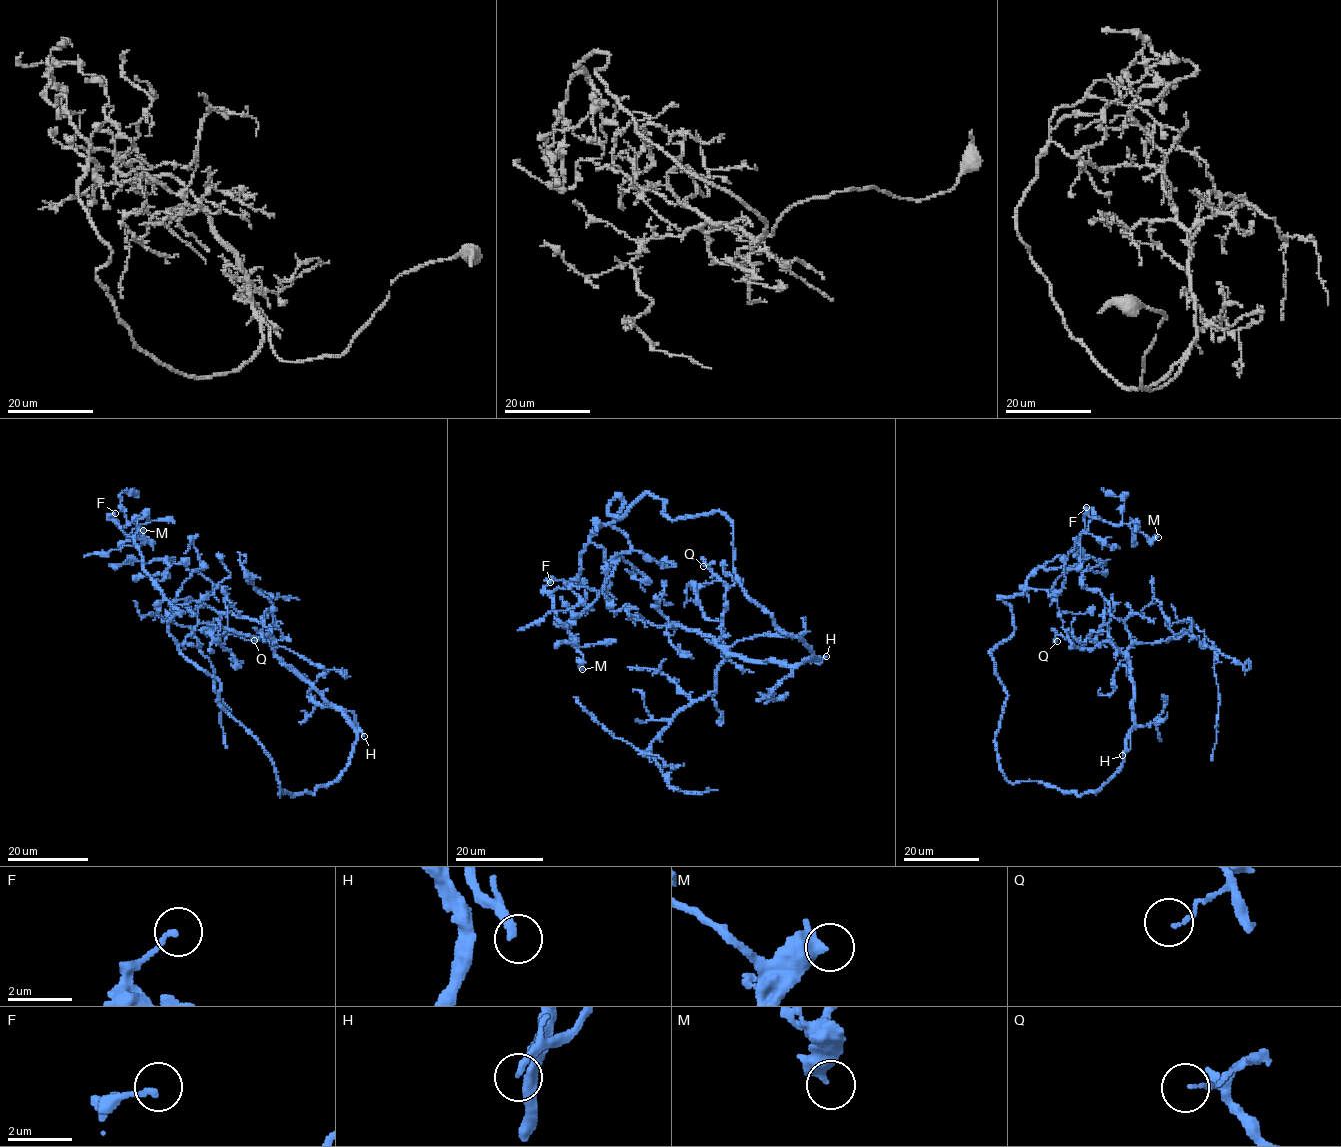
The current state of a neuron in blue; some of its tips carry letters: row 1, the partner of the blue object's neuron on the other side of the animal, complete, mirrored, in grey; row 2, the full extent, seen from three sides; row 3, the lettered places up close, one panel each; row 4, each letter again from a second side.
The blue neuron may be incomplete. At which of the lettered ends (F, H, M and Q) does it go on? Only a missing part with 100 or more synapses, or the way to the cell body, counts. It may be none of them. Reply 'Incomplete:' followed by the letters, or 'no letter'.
Incomplete: H

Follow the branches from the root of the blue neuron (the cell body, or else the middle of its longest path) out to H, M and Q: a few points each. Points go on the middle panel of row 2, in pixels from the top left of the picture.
H: (734, 557), (734, 572), (744, 592), (818, 658), (806, 661), (819, 664), (826, 656)
M: (734, 557), (721, 512), (670, 519), (645, 494), (620, 518), (611, 501), (622, 511), (552, 593), (582, 669)
Q: (734, 557), (744, 592), (818, 659), (792, 666), (724, 651), (716, 642), (726, 587), (710, 563), (703, 566)

